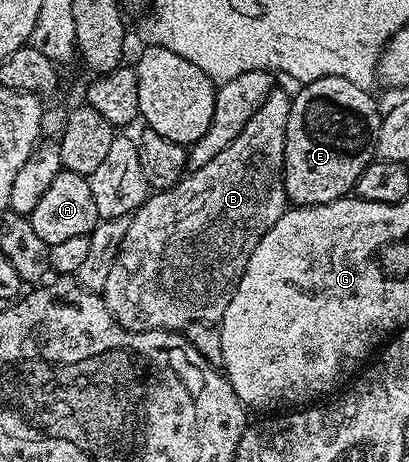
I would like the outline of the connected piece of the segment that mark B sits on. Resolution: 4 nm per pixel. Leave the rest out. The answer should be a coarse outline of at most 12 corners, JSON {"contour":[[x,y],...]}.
{"contour":[[281,87],[146,197],[107,275],[130,333],[219,323],[287,208]]}

